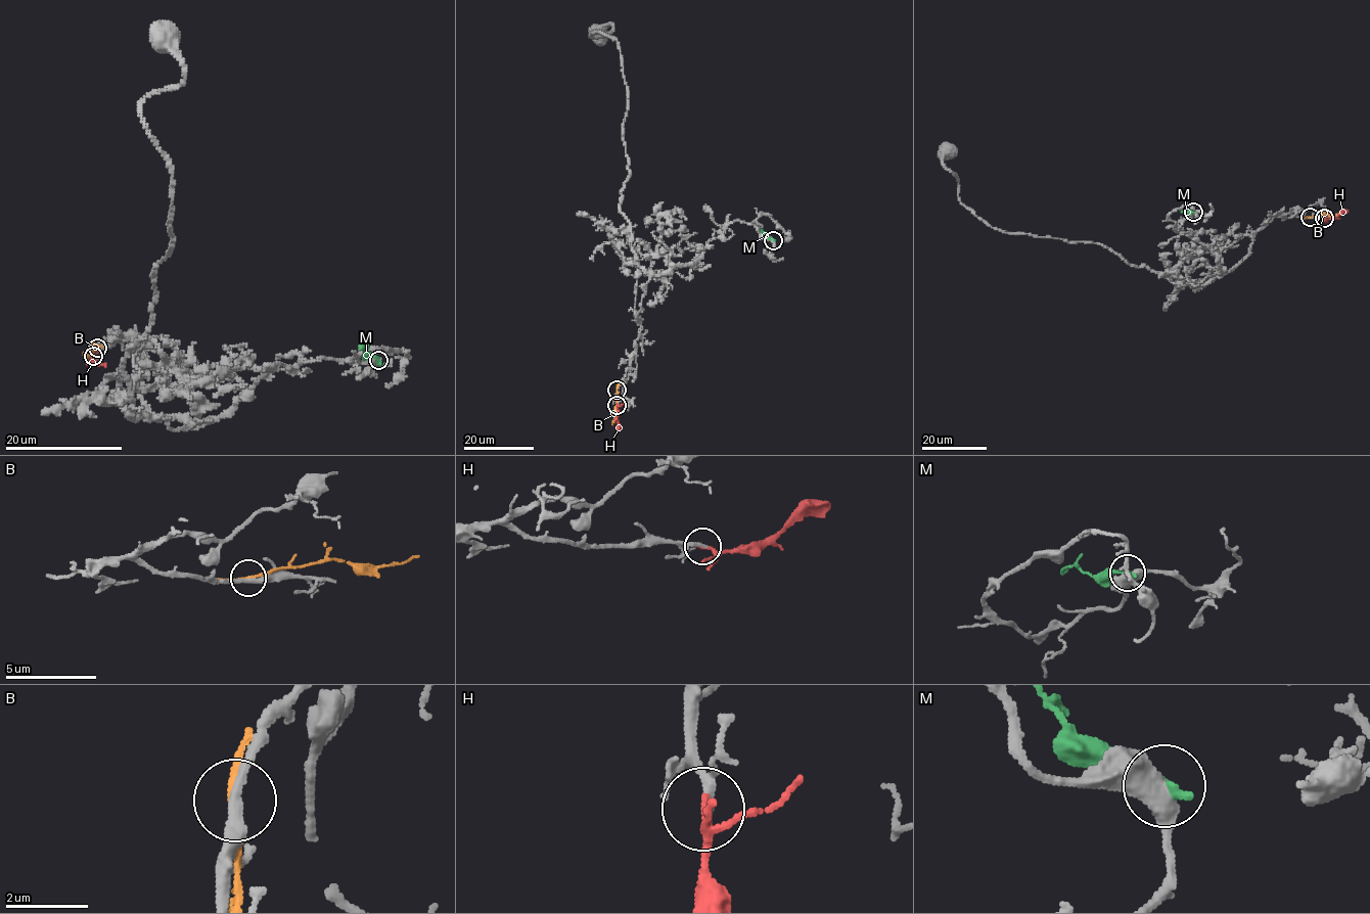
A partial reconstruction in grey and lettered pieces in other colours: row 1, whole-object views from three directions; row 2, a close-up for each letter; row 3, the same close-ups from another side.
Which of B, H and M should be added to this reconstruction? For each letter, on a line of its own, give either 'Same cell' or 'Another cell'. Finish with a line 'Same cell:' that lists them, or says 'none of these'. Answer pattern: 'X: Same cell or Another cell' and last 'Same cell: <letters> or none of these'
B: Another cell
H: Same cell
M: Another cell
Same cell: H

